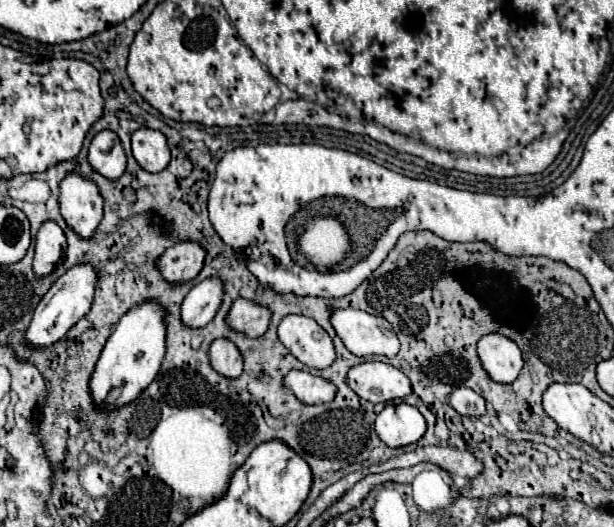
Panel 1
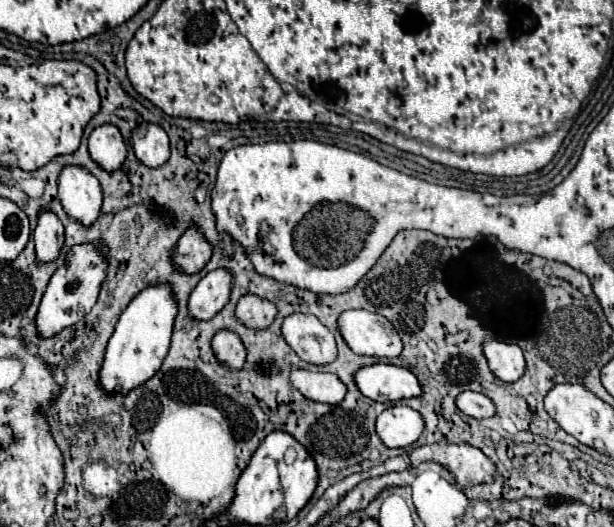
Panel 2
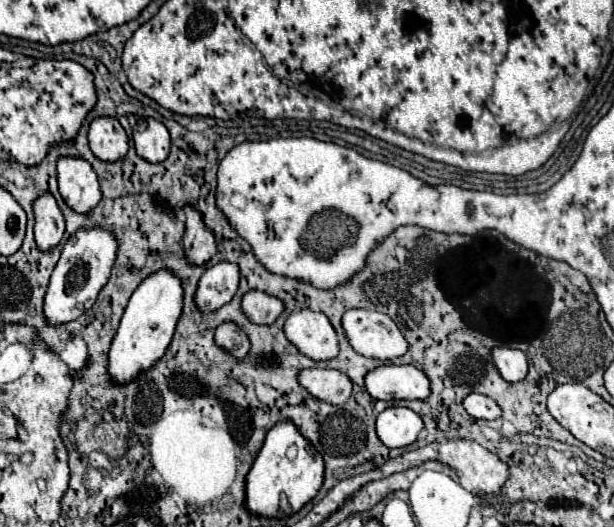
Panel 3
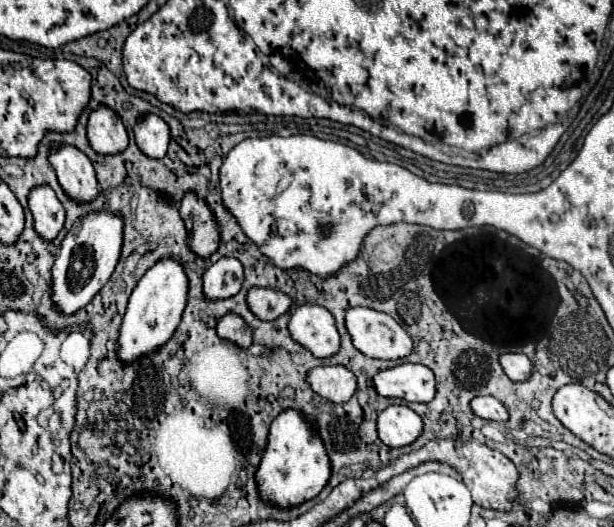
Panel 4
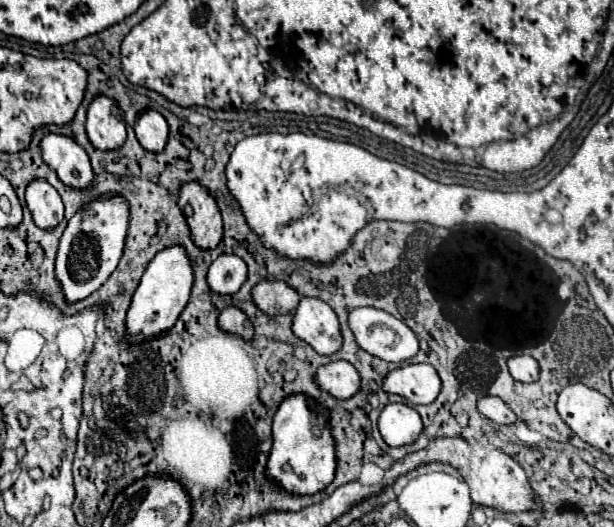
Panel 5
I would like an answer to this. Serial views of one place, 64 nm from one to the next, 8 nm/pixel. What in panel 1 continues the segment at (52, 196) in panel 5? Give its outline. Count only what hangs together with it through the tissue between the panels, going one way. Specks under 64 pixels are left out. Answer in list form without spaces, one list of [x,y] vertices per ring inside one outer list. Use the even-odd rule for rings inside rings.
[[[44,222],[36,234],[34,274],[38,278],[48,276],[66,254],[66,236],[54,222]]]

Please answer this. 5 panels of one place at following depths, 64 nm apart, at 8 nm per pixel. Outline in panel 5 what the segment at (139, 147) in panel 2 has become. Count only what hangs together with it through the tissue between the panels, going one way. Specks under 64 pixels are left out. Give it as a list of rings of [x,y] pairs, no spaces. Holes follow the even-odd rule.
[[[146,110],[134,124],[140,146],[148,152],[162,152],[168,142],[168,122],[156,110]]]

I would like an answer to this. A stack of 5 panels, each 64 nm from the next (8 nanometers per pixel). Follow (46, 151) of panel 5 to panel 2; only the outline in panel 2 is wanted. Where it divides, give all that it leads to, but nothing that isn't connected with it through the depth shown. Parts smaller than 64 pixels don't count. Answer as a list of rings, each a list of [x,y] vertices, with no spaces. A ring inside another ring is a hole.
[[[66,166],[58,180],[58,198],[62,208],[74,220],[90,228],[100,218],[102,192],[98,180],[80,166]]]

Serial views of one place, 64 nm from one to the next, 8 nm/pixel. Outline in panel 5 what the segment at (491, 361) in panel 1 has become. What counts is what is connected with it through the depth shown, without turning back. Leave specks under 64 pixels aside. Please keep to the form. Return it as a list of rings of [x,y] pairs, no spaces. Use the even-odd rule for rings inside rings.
[[[512,356],[506,364],[510,376],[518,382],[534,382],[538,378],[538,362],[532,356]]]

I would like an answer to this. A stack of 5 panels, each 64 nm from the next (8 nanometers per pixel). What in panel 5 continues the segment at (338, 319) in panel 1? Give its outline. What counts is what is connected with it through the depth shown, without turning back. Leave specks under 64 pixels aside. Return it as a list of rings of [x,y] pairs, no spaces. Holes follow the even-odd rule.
[[[368,306],[354,308],[348,314],[348,324],[350,324],[350,330],[354,332],[360,348],[364,348],[368,354],[378,356],[386,362],[404,362],[418,352],[418,340],[416,340],[414,332],[402,320],[394,318],[392,314],[388,314],[384,310],[376,310],[376,308],[368,308]]]

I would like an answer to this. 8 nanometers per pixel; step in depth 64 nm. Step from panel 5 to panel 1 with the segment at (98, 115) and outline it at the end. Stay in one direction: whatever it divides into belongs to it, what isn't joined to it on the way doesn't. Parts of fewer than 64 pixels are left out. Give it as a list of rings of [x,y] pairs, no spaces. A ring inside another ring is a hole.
[[[110,130],[98,132],[90,144],[88,162],[94,172],[100,172],[108,180],[118,180],[126,170],[126,156],[120,138]]]

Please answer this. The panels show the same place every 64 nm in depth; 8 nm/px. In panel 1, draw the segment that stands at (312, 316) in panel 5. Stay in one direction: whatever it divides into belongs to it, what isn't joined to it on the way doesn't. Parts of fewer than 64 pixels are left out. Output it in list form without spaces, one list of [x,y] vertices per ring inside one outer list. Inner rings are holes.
[[[298,314],[284,316],[278,326],[278,338],[308,368],[324,370],[336,358],[332,338],[312,318]]]

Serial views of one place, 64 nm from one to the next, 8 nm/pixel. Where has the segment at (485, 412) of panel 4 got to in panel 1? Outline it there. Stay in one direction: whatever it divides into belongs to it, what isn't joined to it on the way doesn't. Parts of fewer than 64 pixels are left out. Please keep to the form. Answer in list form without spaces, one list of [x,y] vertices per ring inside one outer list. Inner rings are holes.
[[[470,388],[452,390],[448,402],[462,416],[482,416],[486,412],[486,400]]]

